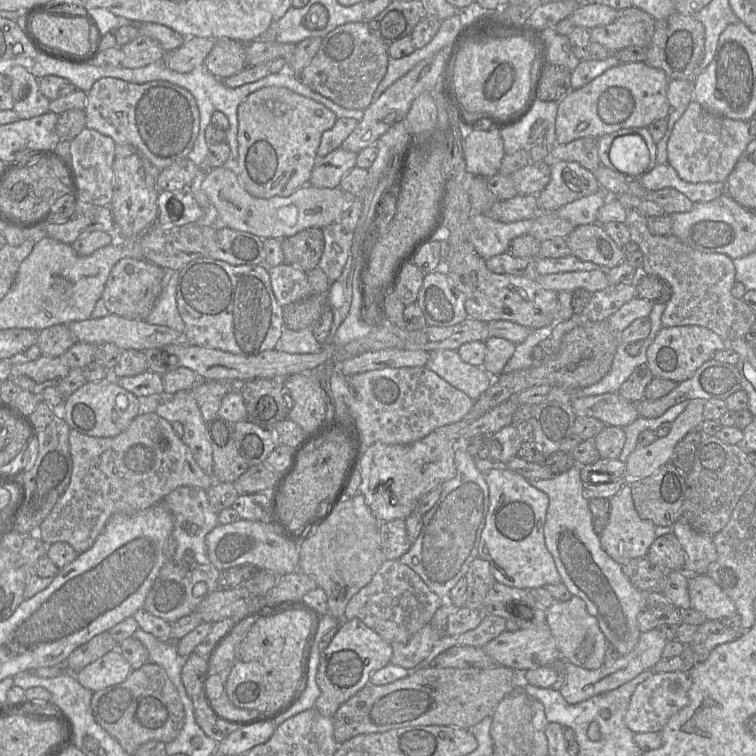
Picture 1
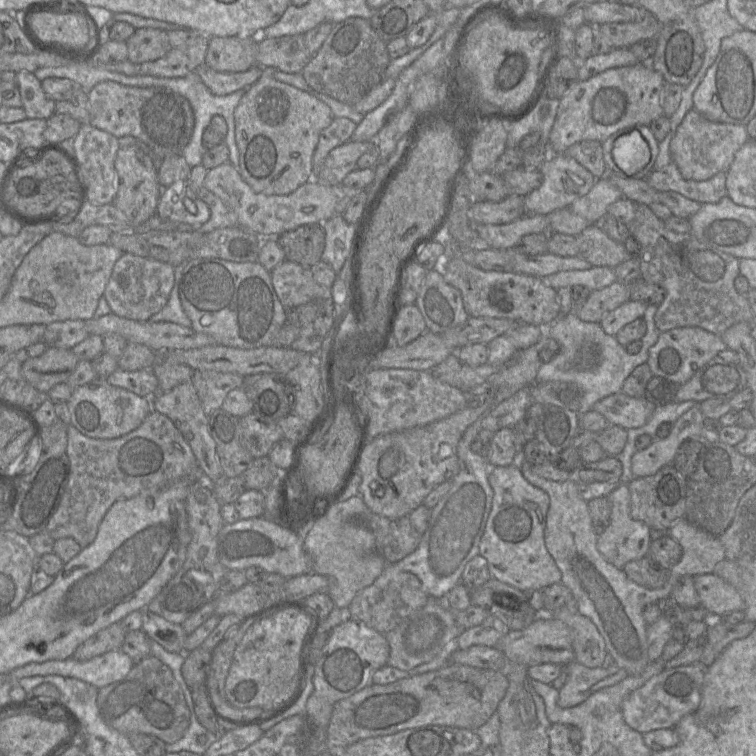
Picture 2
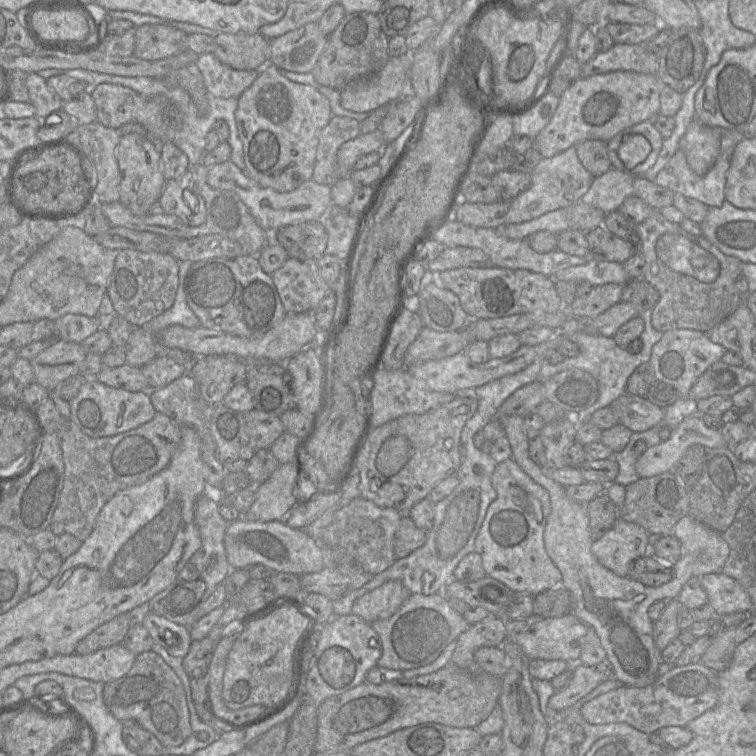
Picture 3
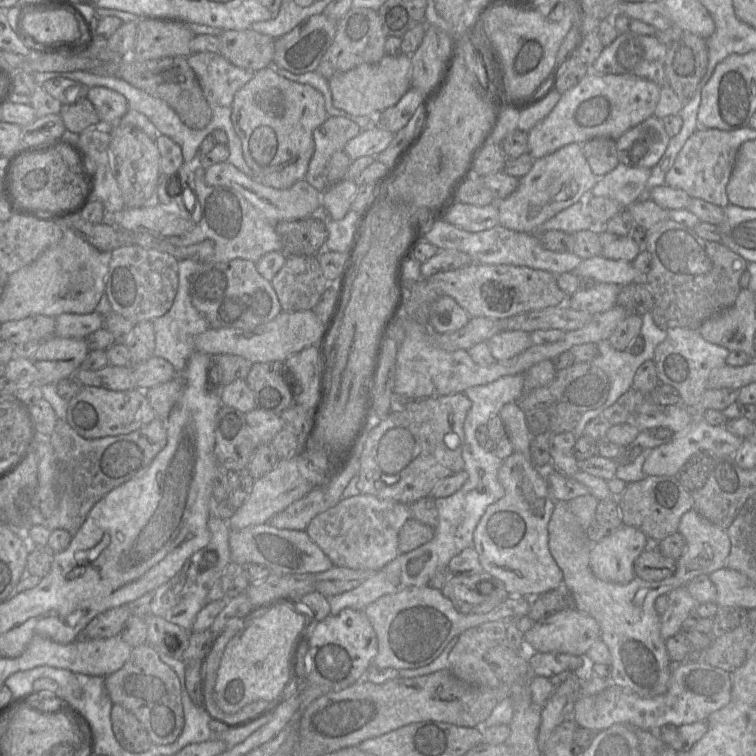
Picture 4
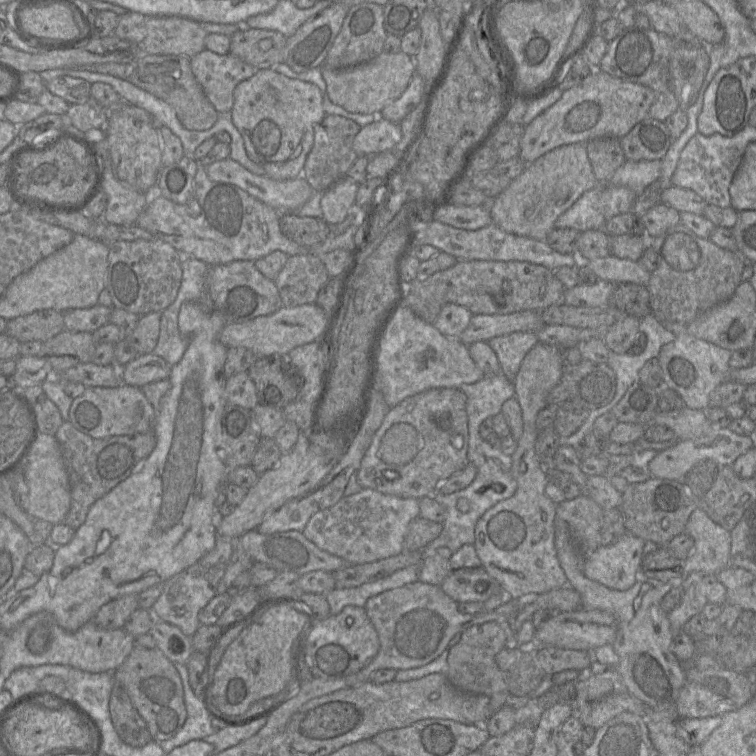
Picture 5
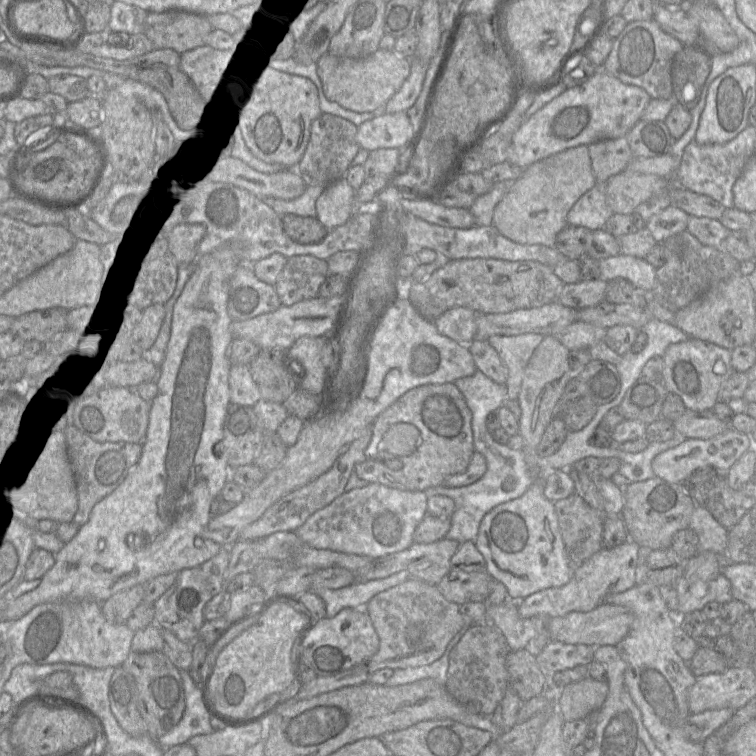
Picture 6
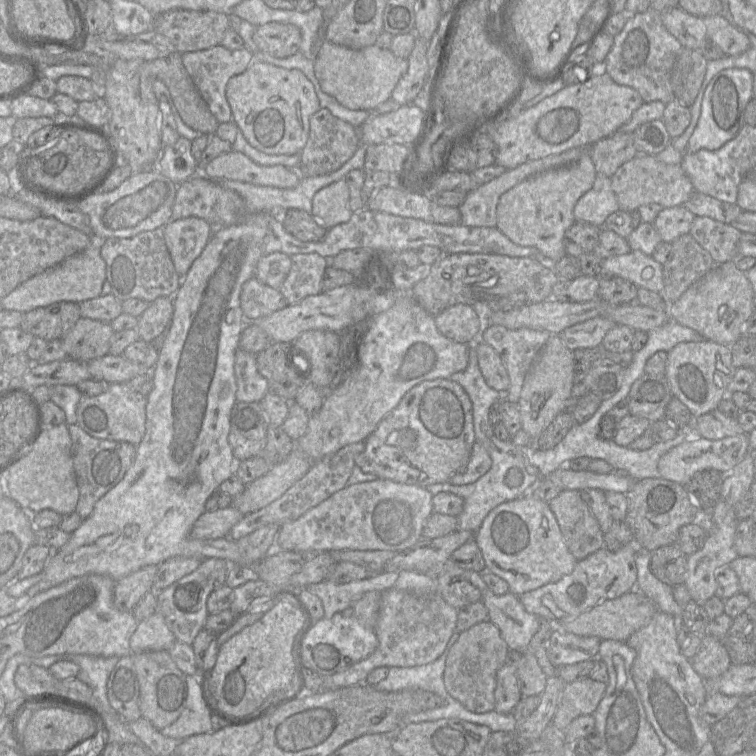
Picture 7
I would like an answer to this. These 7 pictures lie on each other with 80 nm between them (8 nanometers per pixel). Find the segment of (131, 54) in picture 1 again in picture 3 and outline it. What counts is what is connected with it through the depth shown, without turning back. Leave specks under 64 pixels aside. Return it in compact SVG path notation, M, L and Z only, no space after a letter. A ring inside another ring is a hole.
M149 23L135 26L134 55L155 61L186 49L187 33L169 24Z

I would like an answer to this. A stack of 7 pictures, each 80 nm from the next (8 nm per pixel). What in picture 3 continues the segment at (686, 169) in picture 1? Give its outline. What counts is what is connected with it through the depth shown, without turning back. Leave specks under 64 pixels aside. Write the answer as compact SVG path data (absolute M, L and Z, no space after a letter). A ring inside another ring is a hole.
M696 118L688 125L686 132L679 142L679 148L686 156L689 167L698 175L704 175L715 164L720 152L720 141L722 130L726 128L718 128L707 126Z

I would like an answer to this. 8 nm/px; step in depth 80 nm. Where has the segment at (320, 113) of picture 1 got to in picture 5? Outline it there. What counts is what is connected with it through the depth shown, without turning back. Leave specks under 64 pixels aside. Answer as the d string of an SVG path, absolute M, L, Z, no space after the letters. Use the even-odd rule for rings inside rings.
M270 68L257 69L254 75L235 87L230 113L233 125L243 138L248 157L263 167L265 176L275 180L302 176L305 160L313 146L313 126L326 115L321 92L315 84L288 78Z

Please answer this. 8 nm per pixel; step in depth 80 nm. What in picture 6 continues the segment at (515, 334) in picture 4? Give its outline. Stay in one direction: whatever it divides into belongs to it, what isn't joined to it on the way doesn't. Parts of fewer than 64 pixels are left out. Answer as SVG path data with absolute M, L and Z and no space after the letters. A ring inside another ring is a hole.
M524 333L513 336L493 335L487 339L496 350L506 367L508 400L517 400L520 393L524 371L528 362L543 341L544 335Z

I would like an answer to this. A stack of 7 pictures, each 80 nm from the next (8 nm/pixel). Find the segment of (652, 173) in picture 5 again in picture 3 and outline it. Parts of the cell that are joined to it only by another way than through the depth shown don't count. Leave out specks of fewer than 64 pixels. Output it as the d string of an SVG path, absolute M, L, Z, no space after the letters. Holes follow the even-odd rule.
M611 168L595 177L581 202L601 209L606 214L617 211L623 201L633 195L634 176Z

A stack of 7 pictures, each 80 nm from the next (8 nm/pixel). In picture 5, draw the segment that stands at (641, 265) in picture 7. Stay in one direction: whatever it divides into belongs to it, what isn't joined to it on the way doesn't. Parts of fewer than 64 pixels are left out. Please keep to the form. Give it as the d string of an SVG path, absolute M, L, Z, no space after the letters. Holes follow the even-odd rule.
M613 255L581 262L586 262L599 280L613 284L635 283L647 287L651 275L639 262Z

